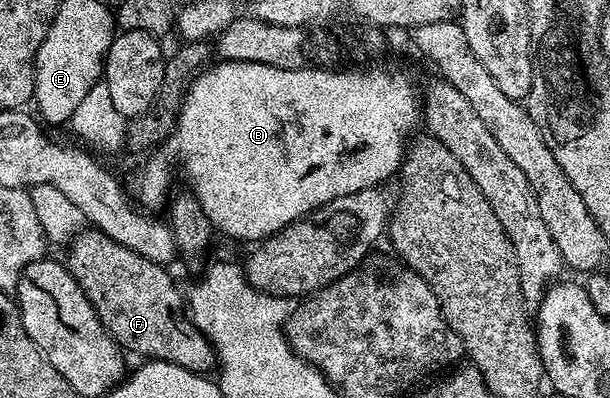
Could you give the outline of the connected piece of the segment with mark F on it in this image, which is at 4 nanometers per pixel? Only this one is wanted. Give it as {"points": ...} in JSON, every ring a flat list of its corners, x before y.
{"points":[[96,228,82,229,68,243,67,249,71,276,81,285,87,300,91,300,95,312,100,316,103,328,116,340,122,351,130,355,142,354,140,357,145,360,179,364,179,368,187,368,196,374,208,375,209,369,217,366,212,344,193,325,193,319,187,313,186,295,177,287,176,280,168,274,170,271,166,267,156,266,151,260,139,256,139,252,125,248]]}

